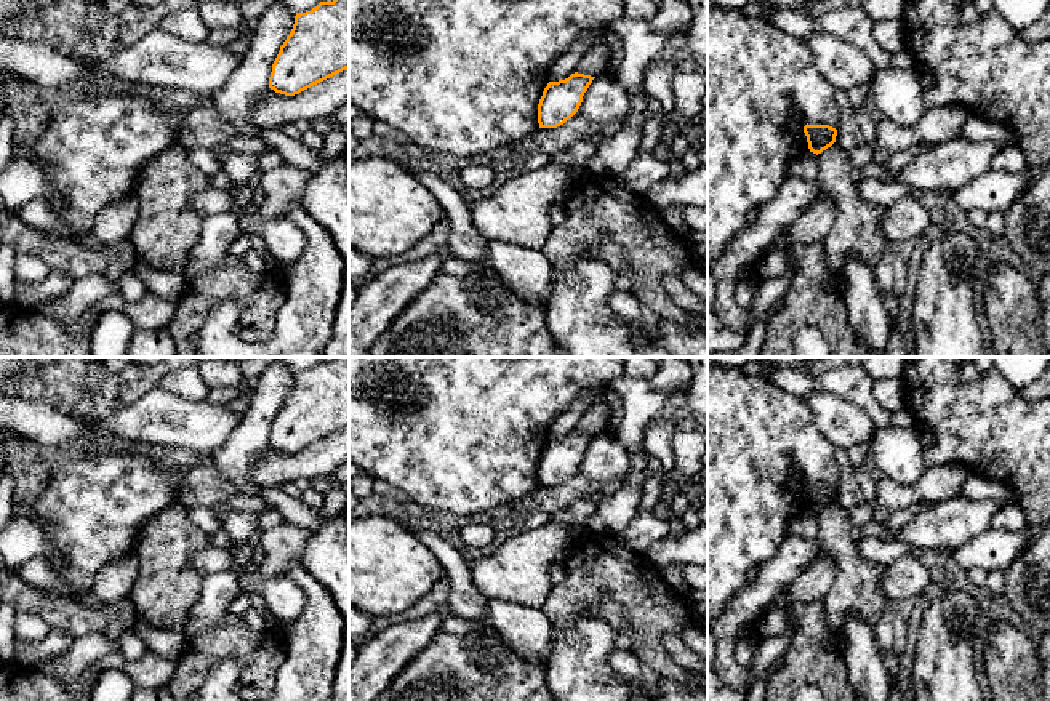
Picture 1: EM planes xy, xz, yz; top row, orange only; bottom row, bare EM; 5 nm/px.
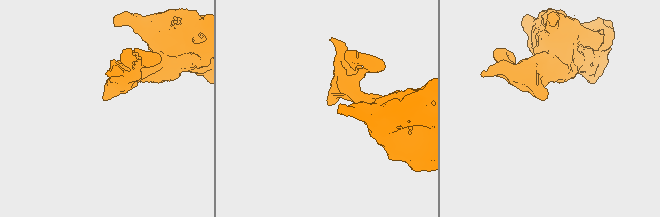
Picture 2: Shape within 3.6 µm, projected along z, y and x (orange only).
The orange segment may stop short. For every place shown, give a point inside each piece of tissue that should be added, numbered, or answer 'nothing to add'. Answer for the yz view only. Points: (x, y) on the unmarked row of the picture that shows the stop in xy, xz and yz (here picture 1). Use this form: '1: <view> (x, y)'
nothing to add

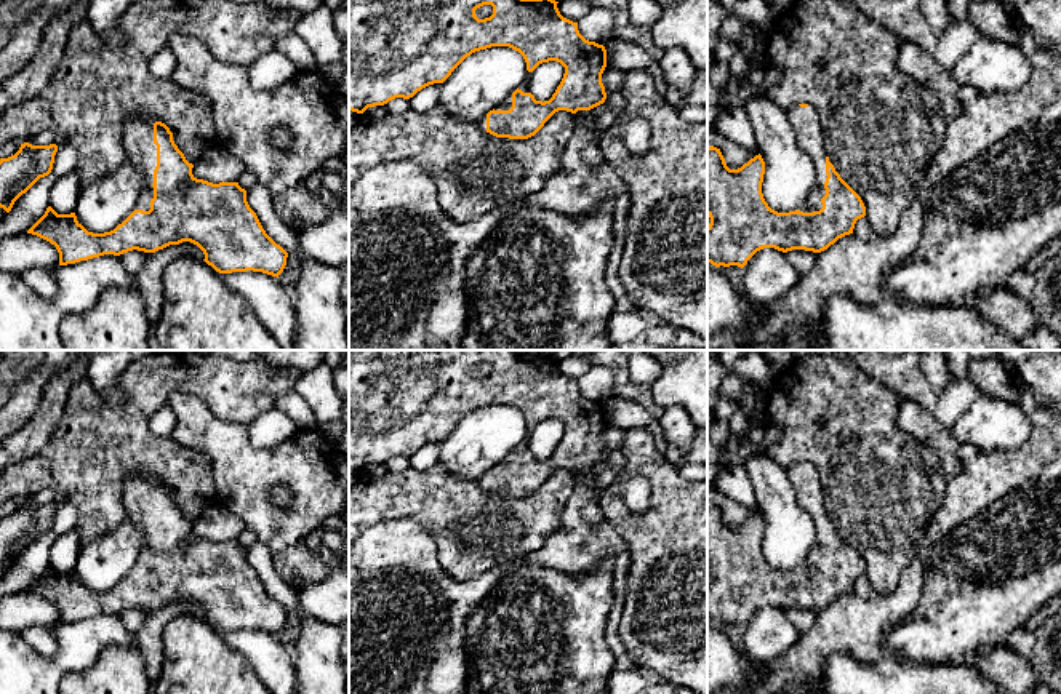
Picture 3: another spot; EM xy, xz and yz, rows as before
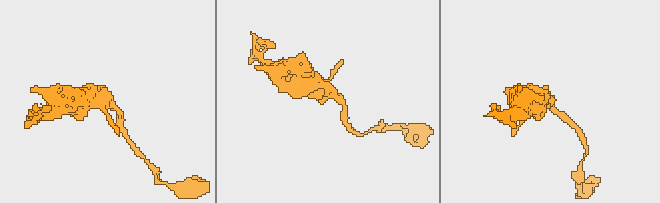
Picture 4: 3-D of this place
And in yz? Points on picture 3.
1: yz (804, 478)

